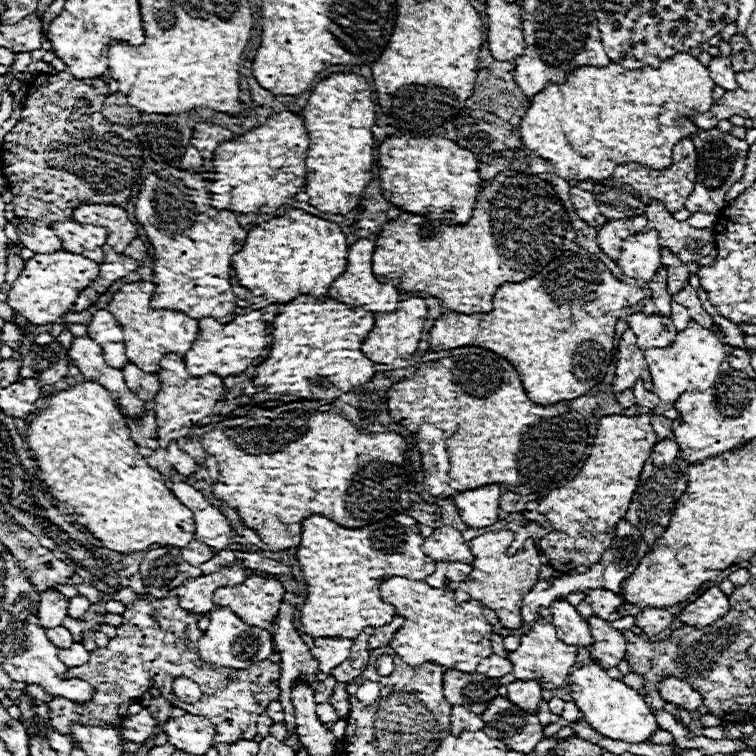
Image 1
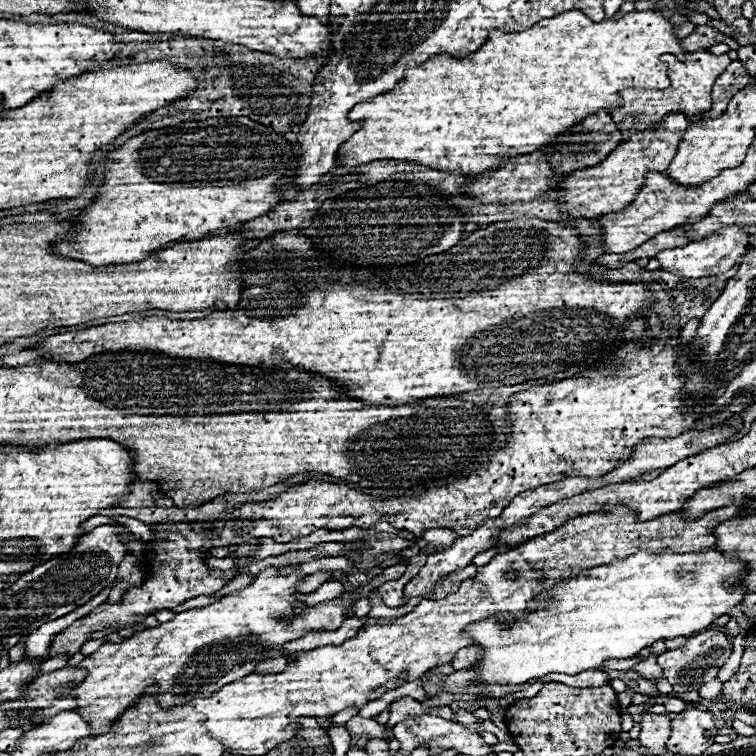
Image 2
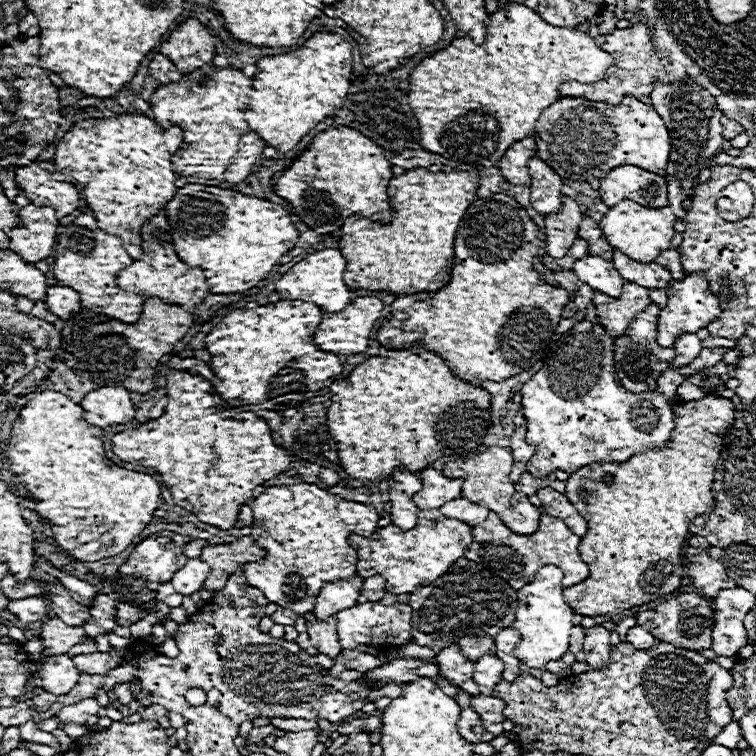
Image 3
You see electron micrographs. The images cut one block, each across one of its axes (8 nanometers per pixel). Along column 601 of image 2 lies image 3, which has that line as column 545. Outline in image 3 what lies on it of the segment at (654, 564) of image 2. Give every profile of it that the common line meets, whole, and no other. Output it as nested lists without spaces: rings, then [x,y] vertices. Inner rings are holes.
[[[544,566],[534,576],[534,580],[518,590],[518,608],[514,626],[522,640],[514,648],[514,656],[526,664],[528,668],[544,668],[550,660],[560,660],[570,646],[570,630],[572,630],[572,608],[562,598],[562,570],[558,566]]]

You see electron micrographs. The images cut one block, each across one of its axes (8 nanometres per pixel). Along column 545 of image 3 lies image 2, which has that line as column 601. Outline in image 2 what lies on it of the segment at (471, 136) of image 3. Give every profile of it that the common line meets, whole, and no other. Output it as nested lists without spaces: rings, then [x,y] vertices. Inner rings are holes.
[[[568,10],[524,32],[490,32],[490,38],[478,52],[466,58],[432,56],[420,66],[408,68],[392,92],[354,106],[348,118],[354,122],[364,120],[364,126],[360,134],[350,138],[350,150],[338,152],[338,166],[358,166],[390,158],[416,162],[432,170],[458,172],[462,176],[500,170],[504,158],[532,154],[598,110],[612,112],[620,108],[620,90],[668,88],[668,64],[660,62],[660,56],[666,52],[678,58],[686,56],[674,24],[654,10],[628,12],[620,20],[606,18],[602,22],[592,22],[580,10]]]

